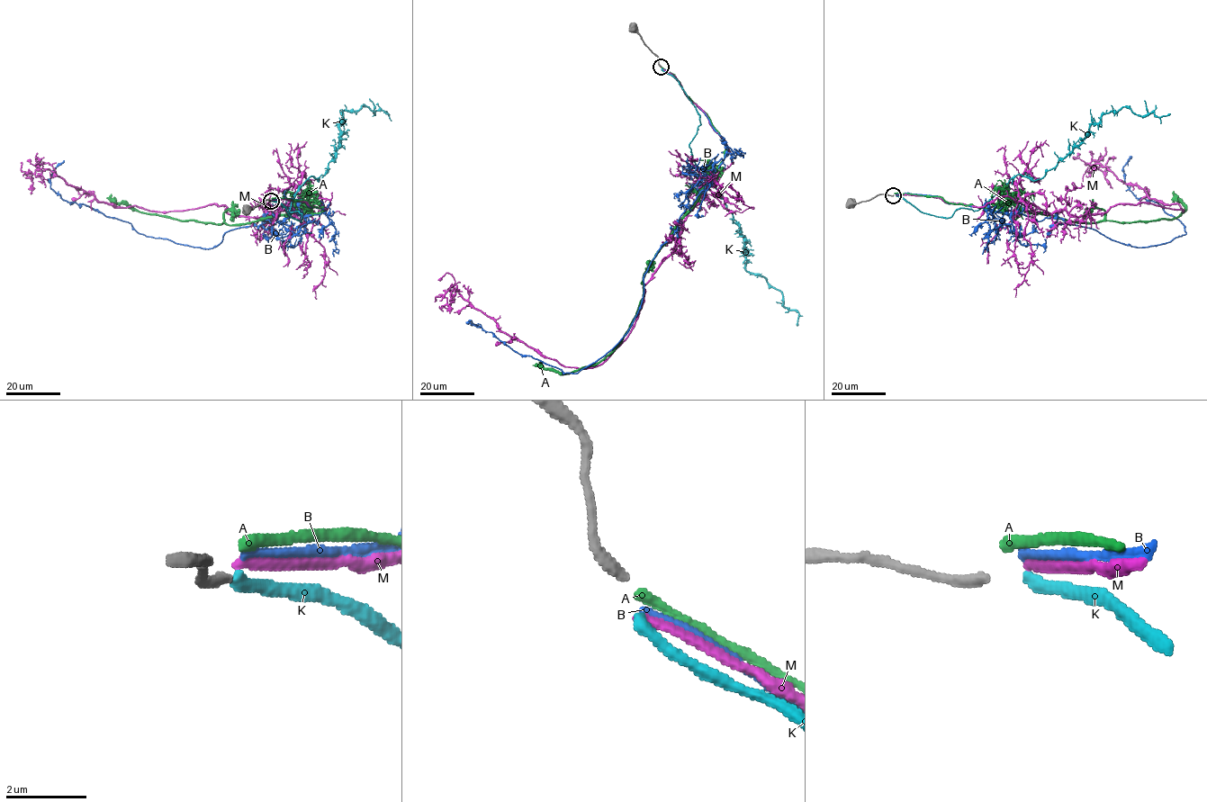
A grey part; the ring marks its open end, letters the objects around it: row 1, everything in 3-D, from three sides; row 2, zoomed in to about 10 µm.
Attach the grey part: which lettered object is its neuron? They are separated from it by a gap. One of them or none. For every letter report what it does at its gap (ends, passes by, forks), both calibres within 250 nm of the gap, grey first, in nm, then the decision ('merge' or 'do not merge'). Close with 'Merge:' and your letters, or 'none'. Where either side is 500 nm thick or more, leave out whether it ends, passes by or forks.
A: it ends there; 280 nm thick on the grey side, 280 nm on the other; do not merge
B: it ends there; 280 nm thick on the grey side, 180 nm on the other; do not merge
K: it ends there; 280 nm thick on the grey side, 320 nm on the other; do not merge
M: it ends there; 280 nm thick on the grey side, 240 nm on the other; do not merge
Merge: none

